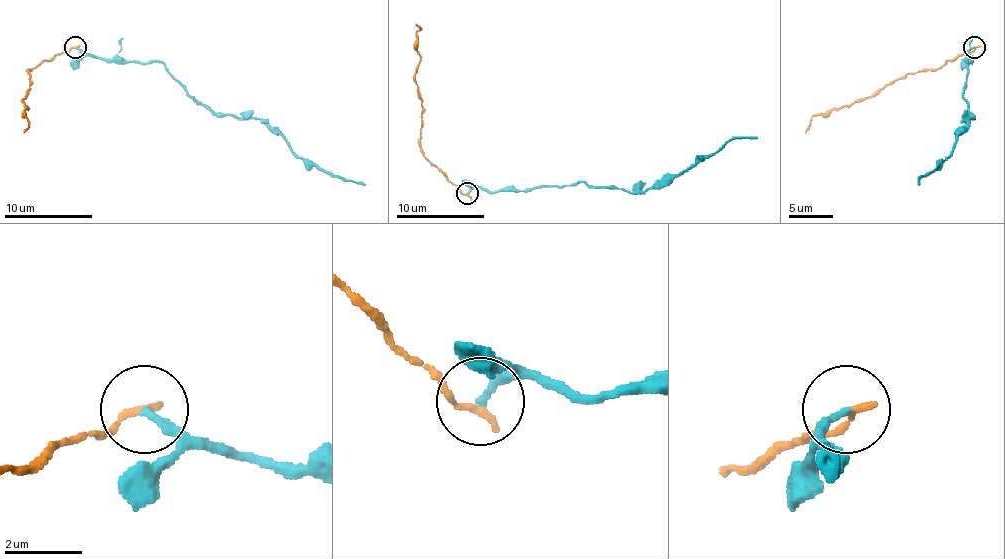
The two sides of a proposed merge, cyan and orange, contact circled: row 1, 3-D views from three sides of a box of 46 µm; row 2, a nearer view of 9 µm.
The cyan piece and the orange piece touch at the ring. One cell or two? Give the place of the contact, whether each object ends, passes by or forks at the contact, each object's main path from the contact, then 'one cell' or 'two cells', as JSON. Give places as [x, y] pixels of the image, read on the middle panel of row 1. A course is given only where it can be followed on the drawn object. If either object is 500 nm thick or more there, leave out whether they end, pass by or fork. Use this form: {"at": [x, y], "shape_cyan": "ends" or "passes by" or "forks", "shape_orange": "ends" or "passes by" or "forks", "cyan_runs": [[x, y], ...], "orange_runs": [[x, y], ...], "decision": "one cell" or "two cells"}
{"at": [467, 193], "shape_cyan": "ends", "shape_orange": "ends", "cyan_runs": [[468, 193], [477, 187], [530, 191], [582, 182], [631, 191], [659, 189], [732, 138], [756, 138]], "orange_runs": [[468, 193], [446, 178], [424, 156], [420, 145], [422, 114], [415, 81], [420, 29], [415, 24]], "decision": "two cells"}

